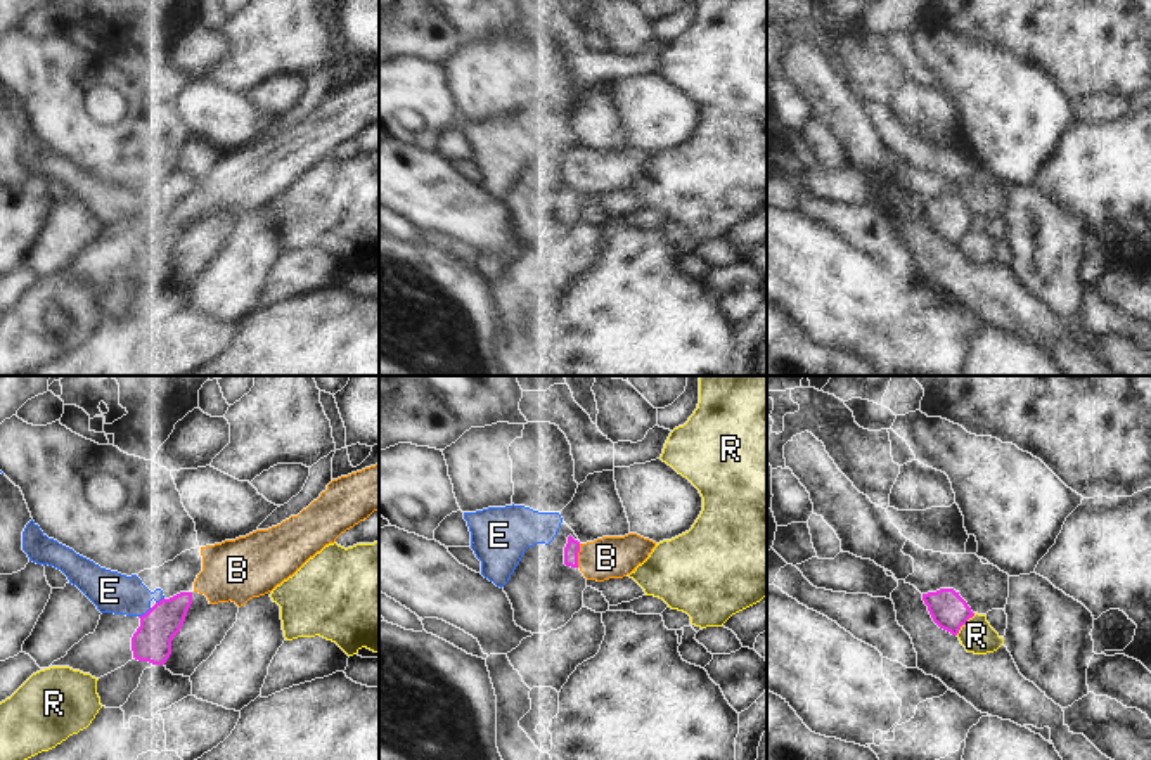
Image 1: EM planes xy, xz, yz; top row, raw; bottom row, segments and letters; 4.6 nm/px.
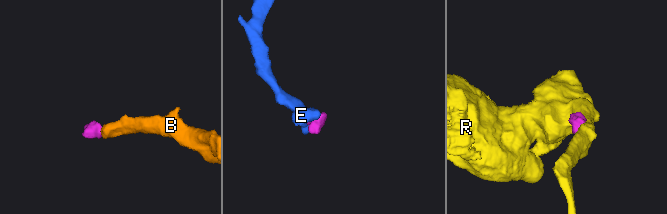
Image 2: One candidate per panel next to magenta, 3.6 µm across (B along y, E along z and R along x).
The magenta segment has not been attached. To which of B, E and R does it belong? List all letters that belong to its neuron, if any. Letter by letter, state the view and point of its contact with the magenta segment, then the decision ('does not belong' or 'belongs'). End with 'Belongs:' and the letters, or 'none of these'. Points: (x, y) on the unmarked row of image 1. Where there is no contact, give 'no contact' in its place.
B: meets magenta in xz at (577, 168); belongs
E: meets magenta in xy at (146, 225); does not belong
R: meets magenta in yz at (964, 236); does not belong
Belongs: B

